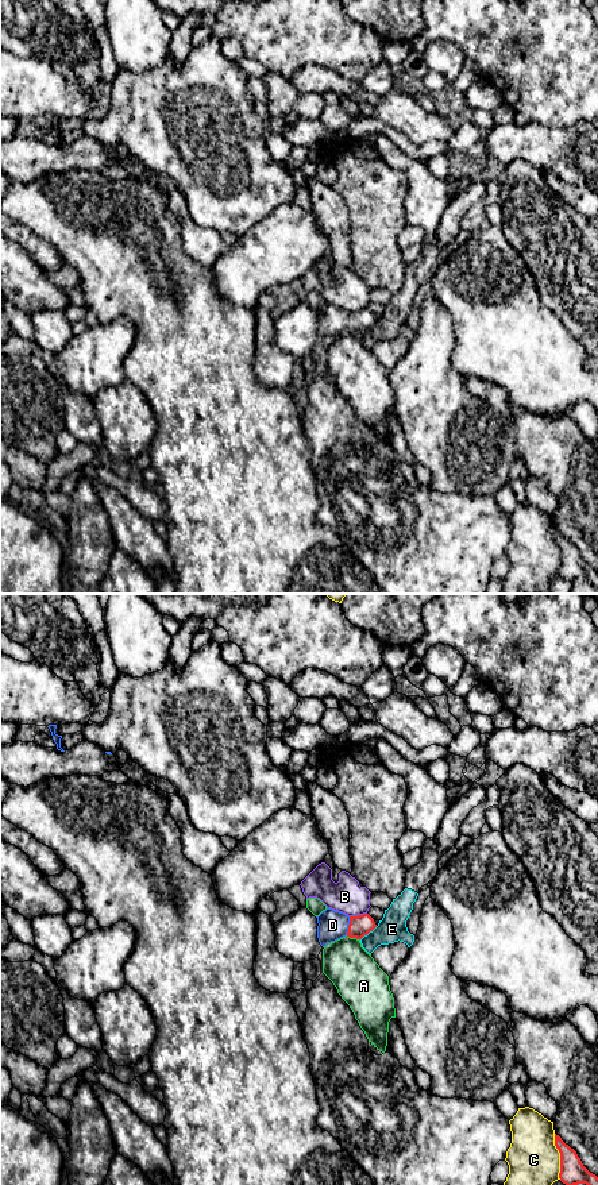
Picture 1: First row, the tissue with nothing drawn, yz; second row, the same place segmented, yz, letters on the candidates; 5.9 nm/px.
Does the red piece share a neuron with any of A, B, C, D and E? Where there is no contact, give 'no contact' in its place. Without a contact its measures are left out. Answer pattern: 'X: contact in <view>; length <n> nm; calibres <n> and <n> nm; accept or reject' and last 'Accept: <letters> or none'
A: contact in yz; length 90 nm; calibres 130 and 280 nm; reject
B: contact in yz; length 110 nm; calibres 130 and 190 nm; reject
C: contact in yz; length 280 nm; calibres 150 and 300 nm; reject
D: contact in yz; length 110 nm; calibres 130 and 180 nm; accept
E: contact in yz; length 130 nm; calibres 130 and 160 nm; reject
Accept: D

